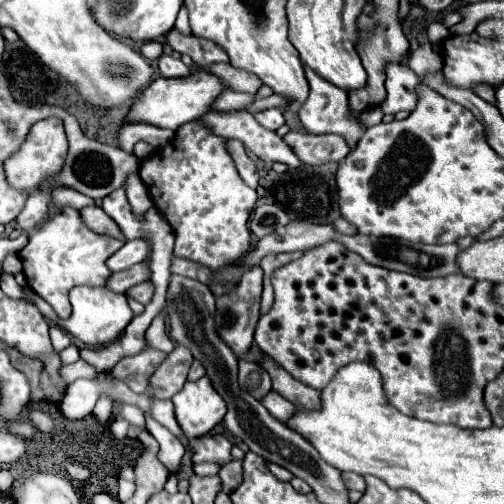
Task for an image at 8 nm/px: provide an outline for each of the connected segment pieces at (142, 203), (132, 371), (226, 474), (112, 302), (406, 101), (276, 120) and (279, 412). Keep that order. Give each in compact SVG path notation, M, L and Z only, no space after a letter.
M132 173L132 177L128 177L128 181L126 181L124 187L126 187L126 195L128 195L128 201L130 201L130 205L132 205L134 215L136 215L136 217L144 217L146 211L148 211L150 207L154 207L154 205L152 205L152 199L150 199L150 195L148 195L146 185L140 181L140 177L138 177L136 173Z
M144 349L138 355L132 357L124 357L114 369L112 373L118 379L126 379L126 383L130 385L130 389L134 393L144 393L146 391L146 379L154 373L154 369L166 359L166 353L156 351L156 349Z
M234 461L234 463L228 463L224 467L220 467L220 479L222 479L222 491L224 493L232 493L240 481L242 481L242 463L240 461Z
M74 287L70 291L70 303L72 303L70 319L58 321L58 323L62 329L66 329L68 333L72 333L76 339L80 339L90 347L108 345L110 341L116 341L134 317L126 297L112 293L106 287Z
M390 63L386 67L388 97L382 105L382 111L386 115L396 115L398 111L412 111L418 101L418 95L416 95L418 83L420 83L420 79L408 65Z
M280 109L258 111L258 113L254 113L254 117L256 117L256 121L258 121L262 127L266 127L266 129L270 129L270 131L276 131L278 127L284 125L284 115L282 115Z
M270 391L268 395L264 395L262 405L264 405L276 419L280 419L280 421L284 421L284 423L288 421L288 415L294 413L294 405L292 405L288 399L284 399L280 393L276 393L276 391Z

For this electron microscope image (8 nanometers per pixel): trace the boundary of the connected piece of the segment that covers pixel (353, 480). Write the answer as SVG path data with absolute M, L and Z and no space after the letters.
M342 473L342 481L348 489L356 489L356 491L364 491L366 489L366 483L364 483L364 477L358 475L358 473Z

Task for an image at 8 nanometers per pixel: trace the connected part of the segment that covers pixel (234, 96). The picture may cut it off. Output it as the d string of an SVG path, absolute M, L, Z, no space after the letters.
M226 89L212 103L212 111L218 111L218 113L248 111L248 105L252 105L252 101L254 101L254 95L252 93L238 93L234 89Z

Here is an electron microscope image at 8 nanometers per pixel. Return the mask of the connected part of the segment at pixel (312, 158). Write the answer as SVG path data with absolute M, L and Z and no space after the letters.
M290 131L284 135L284 141L294 149L304 165L342 161L350 153L340 135L310 135L302 131Z

